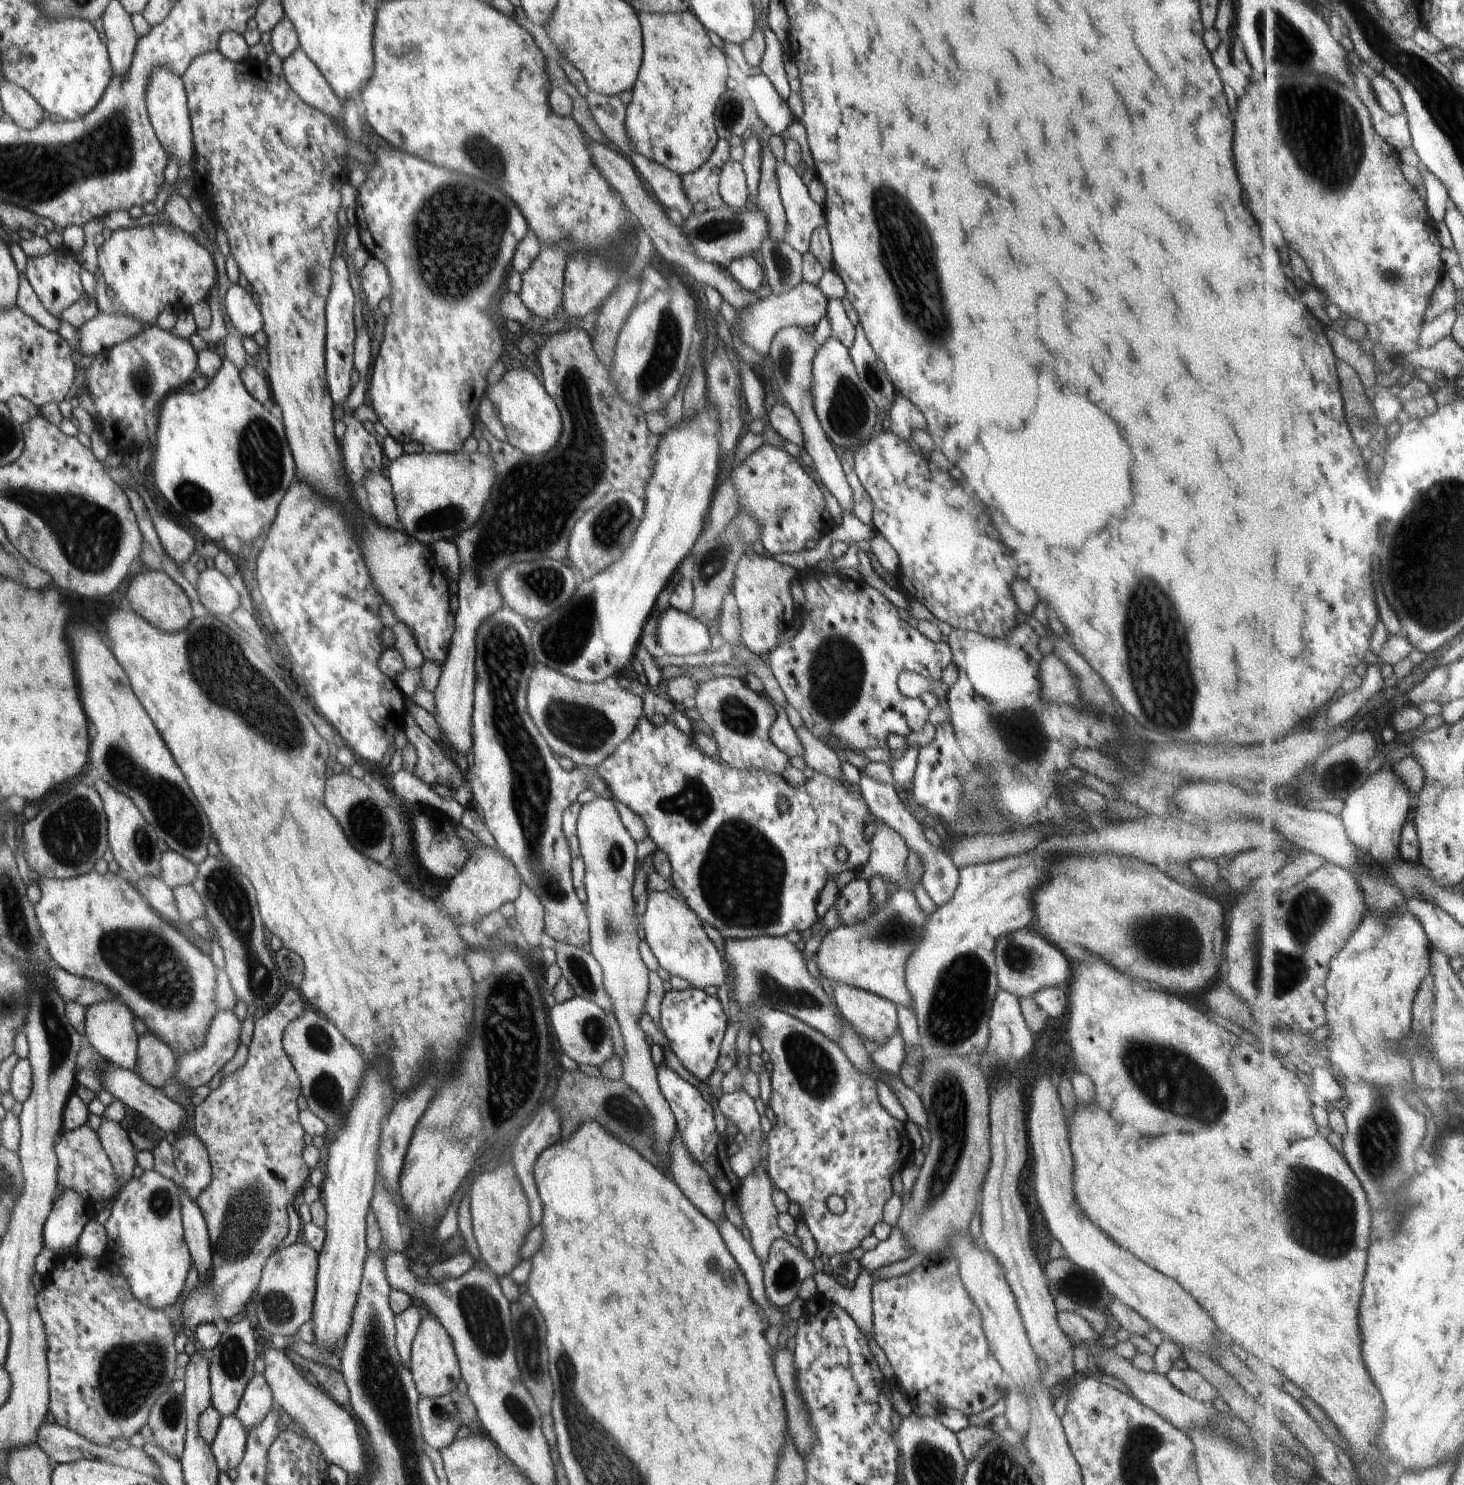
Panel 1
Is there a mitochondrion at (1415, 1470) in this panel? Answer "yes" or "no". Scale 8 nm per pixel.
no

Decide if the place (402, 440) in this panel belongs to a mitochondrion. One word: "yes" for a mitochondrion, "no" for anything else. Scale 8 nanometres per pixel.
no

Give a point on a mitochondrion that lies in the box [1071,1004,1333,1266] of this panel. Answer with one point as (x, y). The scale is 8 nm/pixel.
(1180, 1085)

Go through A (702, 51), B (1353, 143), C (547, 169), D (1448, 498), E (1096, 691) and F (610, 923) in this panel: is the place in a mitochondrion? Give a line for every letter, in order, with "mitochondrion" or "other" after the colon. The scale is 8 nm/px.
A: other
B: mitochondrion
C: other
D: mitochondrion
E: other
F: mitochondrion

